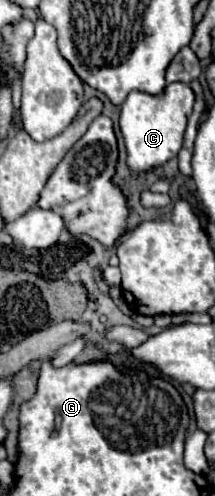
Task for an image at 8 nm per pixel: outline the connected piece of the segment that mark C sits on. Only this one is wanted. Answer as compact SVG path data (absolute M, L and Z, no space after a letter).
M171 83L165 87L165 91L159 97L131 91L125 103L121 105L121 117L119 117L119 129L125 139L125 151L127 151L127 167L135 173L151 171L155 167L165 165L169 159L177 157L179 149L183 147L183 135L187 127L187 119L193 111L195 95L189 85L183 83Z

